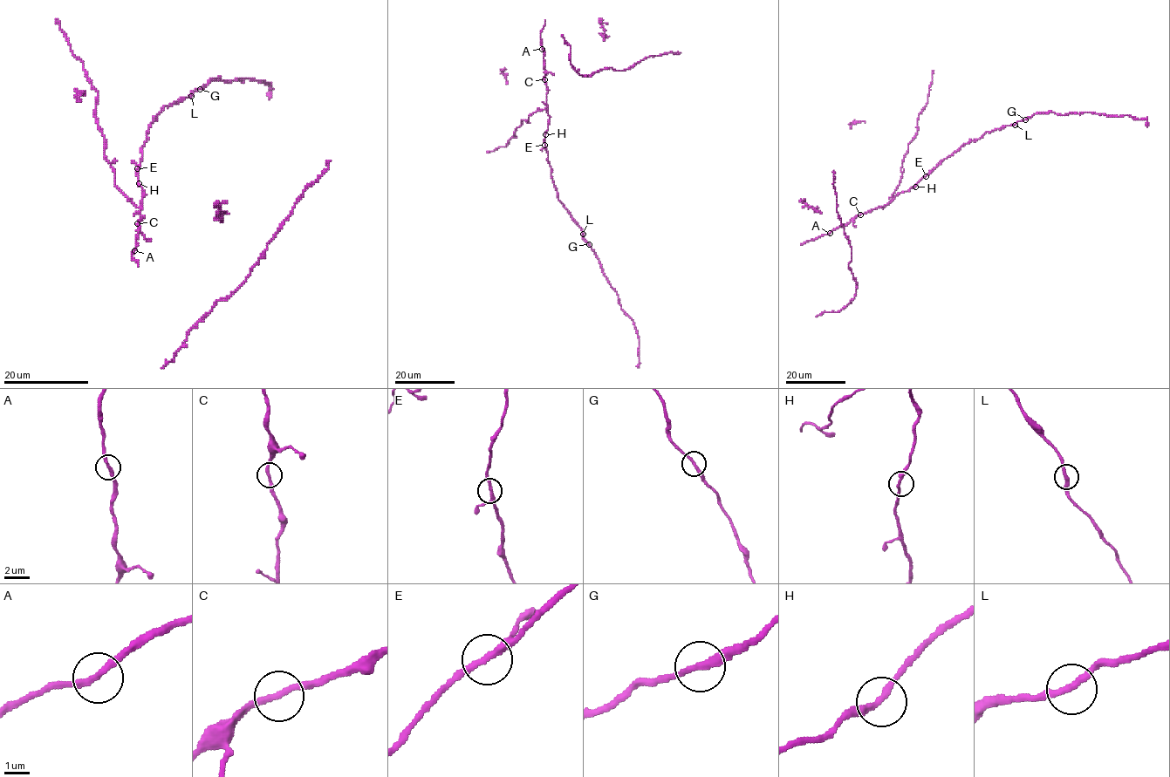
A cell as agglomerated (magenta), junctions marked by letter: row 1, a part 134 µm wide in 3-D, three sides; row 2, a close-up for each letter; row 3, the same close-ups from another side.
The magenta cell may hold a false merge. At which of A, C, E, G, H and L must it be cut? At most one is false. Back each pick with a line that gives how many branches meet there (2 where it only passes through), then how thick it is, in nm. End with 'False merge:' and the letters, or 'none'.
G: 2 | 260 nm
False merge: G

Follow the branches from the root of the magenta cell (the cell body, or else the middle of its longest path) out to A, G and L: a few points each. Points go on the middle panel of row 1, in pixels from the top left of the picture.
A: (544, 138), (549, 116), (542, 49)
G: (544, 138), (557, 198), (579, 227), (584, 239), (588, 244)
L: (544, 138), (557, 198), (583, 234)

